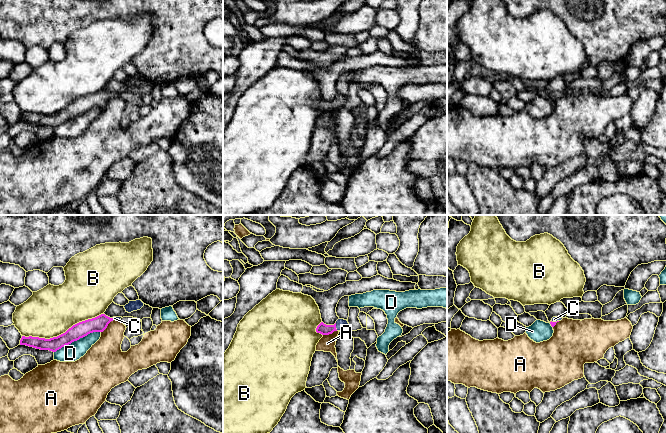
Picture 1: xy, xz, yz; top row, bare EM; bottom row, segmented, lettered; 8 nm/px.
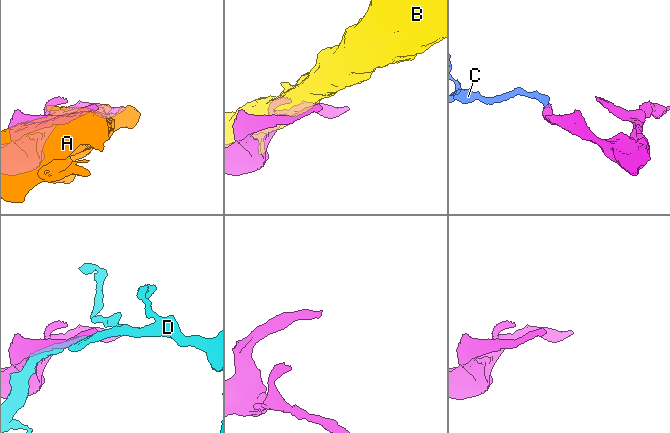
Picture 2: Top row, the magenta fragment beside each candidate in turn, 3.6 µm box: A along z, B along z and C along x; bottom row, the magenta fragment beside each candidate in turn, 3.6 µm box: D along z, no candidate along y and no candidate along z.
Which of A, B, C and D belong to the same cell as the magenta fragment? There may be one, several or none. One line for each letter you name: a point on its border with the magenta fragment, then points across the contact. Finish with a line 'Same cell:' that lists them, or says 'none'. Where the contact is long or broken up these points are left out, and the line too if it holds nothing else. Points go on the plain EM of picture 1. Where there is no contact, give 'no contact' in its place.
C: contact xz (335, 103); way xz (322, 104), (335, 103), (341, 100)
Same cell: C

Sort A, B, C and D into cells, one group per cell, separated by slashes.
A / B / C / D

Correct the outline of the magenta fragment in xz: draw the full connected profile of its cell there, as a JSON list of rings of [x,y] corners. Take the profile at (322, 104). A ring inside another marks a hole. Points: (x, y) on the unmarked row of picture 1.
[[[338,95],[334,101],[326,101],[323,98],[321,98],[317,102],[316,108],[322,111],[329,111],[332,110],[334,107],[343,107],[348,102],[349,102],[348,97],[344,95]]]

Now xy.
[[[101,90],[95,94],[79,98],[69,104],[65,109],[50,115],[22,112],[20,121],[56,128],[62,123],[69,121],[90,109],[103,108],[111,97],[113,97],[113,94]]]

